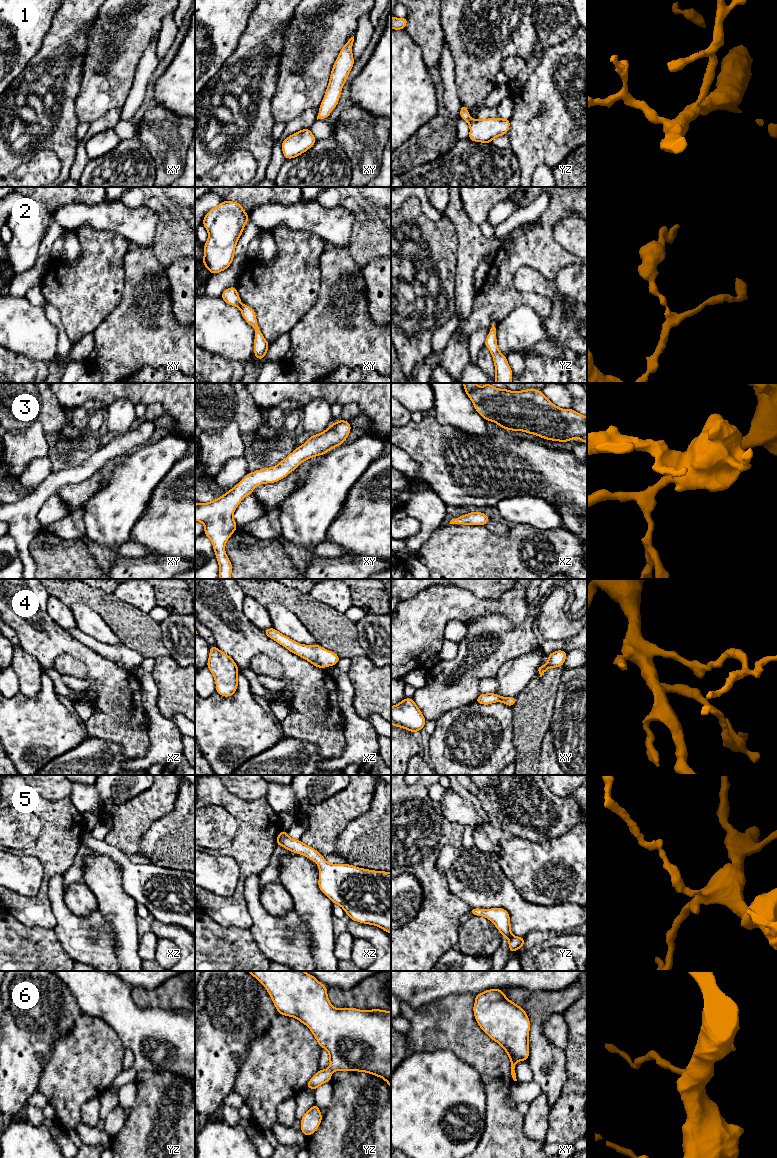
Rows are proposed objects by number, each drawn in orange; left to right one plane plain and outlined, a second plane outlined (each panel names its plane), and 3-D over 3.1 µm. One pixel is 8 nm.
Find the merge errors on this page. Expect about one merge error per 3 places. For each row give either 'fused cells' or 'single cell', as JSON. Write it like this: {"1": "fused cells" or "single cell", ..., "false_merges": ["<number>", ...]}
{"1": "single cell", "2": "single cell", "3": "single cell", "4": "single cell", "5": "single cell", "6": "single cell", "false_merges": []}

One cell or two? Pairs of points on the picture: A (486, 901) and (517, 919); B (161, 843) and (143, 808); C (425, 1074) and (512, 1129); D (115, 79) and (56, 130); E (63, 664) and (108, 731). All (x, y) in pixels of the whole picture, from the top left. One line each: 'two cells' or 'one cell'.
A: one cell
B: two cells
C: two cells
D: two cells
E: two cells

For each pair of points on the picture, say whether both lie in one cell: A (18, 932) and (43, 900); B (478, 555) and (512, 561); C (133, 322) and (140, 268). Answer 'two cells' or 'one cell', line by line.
A: two cells
B: one cell
C: one cell

